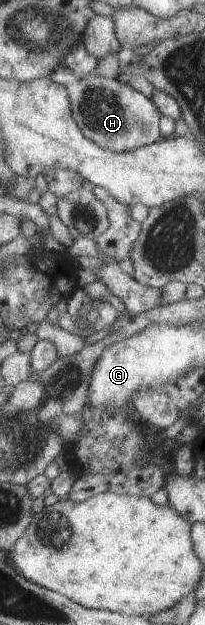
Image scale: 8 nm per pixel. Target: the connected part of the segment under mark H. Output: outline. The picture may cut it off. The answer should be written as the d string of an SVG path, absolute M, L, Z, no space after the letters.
M60 64L50 74L51 82L67 86L70 90L73 115L82 132L103 149L117 153L133 151L154 144L164 138L161 131L163 112L152 98L134 90L118 79L90 74L77 80L73 71Z

